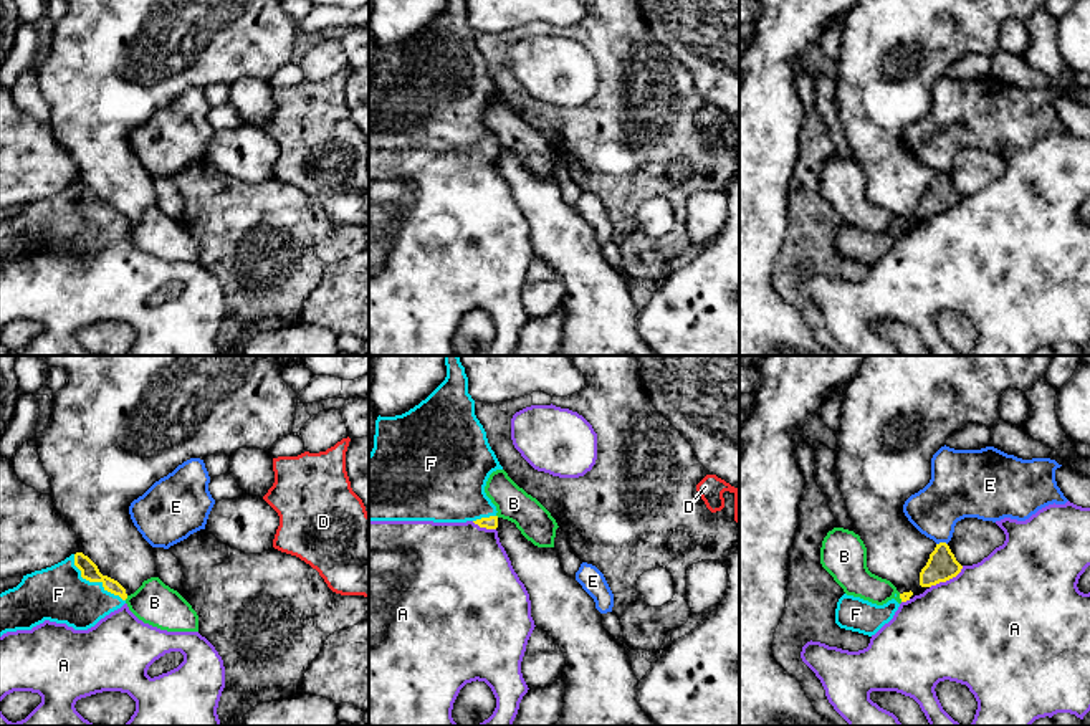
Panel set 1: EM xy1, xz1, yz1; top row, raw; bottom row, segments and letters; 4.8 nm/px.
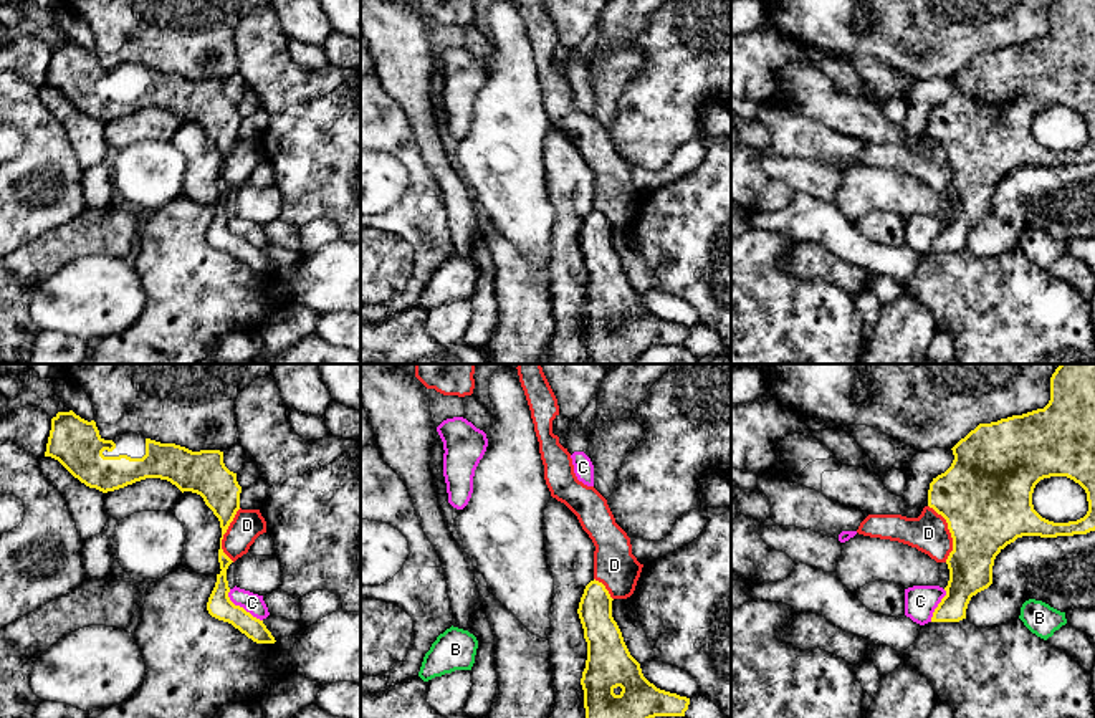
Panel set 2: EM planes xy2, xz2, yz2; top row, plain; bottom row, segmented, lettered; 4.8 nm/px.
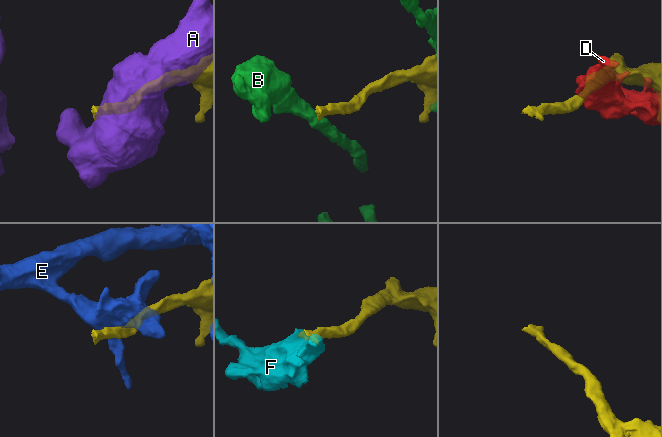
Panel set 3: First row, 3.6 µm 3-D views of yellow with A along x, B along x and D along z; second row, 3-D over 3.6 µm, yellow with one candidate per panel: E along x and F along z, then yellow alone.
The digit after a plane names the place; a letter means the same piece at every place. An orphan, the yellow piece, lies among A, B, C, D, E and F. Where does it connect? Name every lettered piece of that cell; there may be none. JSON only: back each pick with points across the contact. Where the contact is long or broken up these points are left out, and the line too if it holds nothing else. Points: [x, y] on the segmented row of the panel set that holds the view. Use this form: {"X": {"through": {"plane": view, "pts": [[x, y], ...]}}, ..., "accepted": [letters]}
{"F": {"through": {"plane": "xy1", "pts": [[90, 571], [93, 581], [81, 592], [58, 594]]}}, "accepted": ["F"]}

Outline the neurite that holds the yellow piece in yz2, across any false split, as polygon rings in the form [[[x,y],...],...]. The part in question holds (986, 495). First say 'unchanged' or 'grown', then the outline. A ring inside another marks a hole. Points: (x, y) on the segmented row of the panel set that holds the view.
unchanged; [[[1060,364],[1050,377],[1050,400],[1044,409],[979,424],[951,450],[951,467],[933,478],[928,490],[928,506],[946,519],[953,538],[946,596],[931,622],[966,619],[971,597],[992,584],[996,556],[1017,538],[1095,531],[1095,364]],[[1050,476],[1067,476],[1085,490],[1088,511],[1083,518],[1054,523],[1034,510],[1034,488]]]

